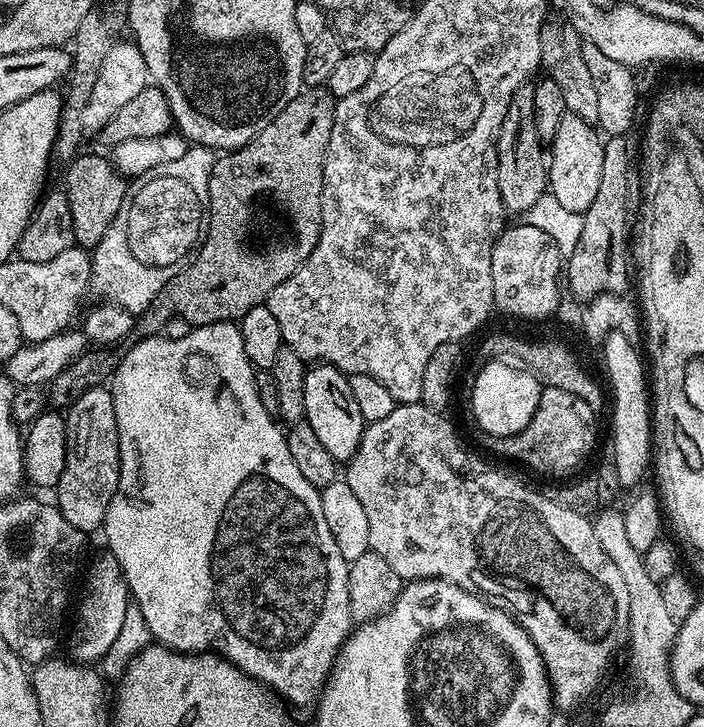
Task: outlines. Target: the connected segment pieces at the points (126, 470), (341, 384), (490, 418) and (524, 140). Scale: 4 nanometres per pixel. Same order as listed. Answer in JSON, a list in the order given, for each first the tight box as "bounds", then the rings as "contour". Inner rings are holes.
[{"bounds":[102,320,354,708],"contour":[[[223,320],[192,328],[177,340],[164,339],[163,335],[147,336],[144,341],[138,342],[122,358],[114,375],[112,397],[114,418],[118,418],[120,477],[118,490],[106,510],[102,529],[102,536],[108,539],[107,551],[116,559],[118,566],[122,566],[131,599],[142,610],[149,637],[155,643],[176,652],[219,654],[238,671],[245,672],[275,693],[281,701],[289,705],[297,704],[300,708],[307,704],[308,707],[315,705],[321,688],[332,672],[340,647],[354,627],[348,593],[349,561],[342,558],[334,542],[334,534],[330,534],[330,526],[326,526],[320,489],[306,482],[306,477],[298,471],[294,458],[290,458],[285,429],[279,428],[281,425],[274,419],[273,413],[268,412],[266,406],[262,406],[262,398],[258,398],[257,369],[253,368],[250,358],[246,358],[239,323]]]},{"bounds":[304,363,365,462],"contour":[[[317,363],[304,374],[304,420],[313,428],[314,435],[330,450],[337,462],[347,462],[358,450],[365,430],[365,422],[354,397],[350,394],[348,376],[331,364]]]},{"bounds":[472,362,541,436],"contour":[[[490,362],[475,373],[476,381],[472,384],[472,416],[476,419],[475,427],[487,435],[513,436],[522,430],[534,410],[538,410],[541,384],[526,370],[514,366],[504,366],[502,362]]]},{"bounds":[496,86,548,214],"contour":[[[521,86],[512,95],[512,101],[506,110],[506,118],[502,122],[500,133],[496,139],[498,194],[502,196],[504,207],[509,213],[520,212],[520,214],[526,214],[530,210],[530,206],[534,206],[534,202],[538,202],[538,198],[545,195],[548,170],[545,149],[543,152],[540,148],[543,147],[534,126],[532,88]]]}]

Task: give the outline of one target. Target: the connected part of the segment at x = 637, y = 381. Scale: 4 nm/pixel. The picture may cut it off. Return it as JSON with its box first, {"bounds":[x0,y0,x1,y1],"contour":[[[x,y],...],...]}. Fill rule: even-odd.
{"bounds":[602,332,654,490],"contour":[[[616,332],[609,334],[609,336],[605,338],[604,343],[602,345],[602,351],[604,351],[604,368],[606,371],[608,371],[608,384],[610,387],[612,387],[612,396],[610,392],[610,404],[612,400],[612,464],[614,467],[616,467],[617,482],[620,483],[622,487],[628,488],[627,490],[635,489],[637,485],[639,485],[641,481],[643,481],[640,479],[643,478],[644,471],[646,471],[647,468],[649,471],[650,461],[653,459],[654,456],[654,412],[653,409],[650,407],[650,380],[649,377],[646,375],[645,357],[642,355],[642,352],[642,357],[640,357],[640,352],[638,348],[639,347],[637,347],[635,343],[632,343],[622,334]]]}

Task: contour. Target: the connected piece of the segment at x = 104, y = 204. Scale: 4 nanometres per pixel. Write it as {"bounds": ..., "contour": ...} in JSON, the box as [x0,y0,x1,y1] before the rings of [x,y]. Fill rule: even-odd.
{"bounds":[63,155,129,250],"contour":[[[77,155],[67,165],[68,173],[64,176],[63,191],[68,193],[70,214],[74,217],[74,238],[77,245],[91,250],[102,242],[102,234],[110,230],[110,222],[118,218],[118,210],[122,210],[124,195],[128,192],[129,181],[121,176],[111,159],[104,156]]]}

